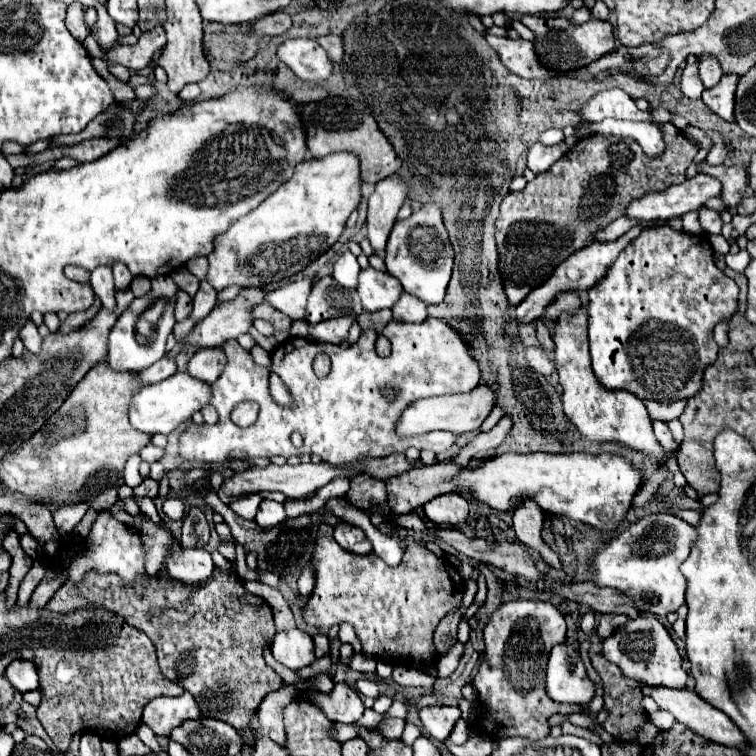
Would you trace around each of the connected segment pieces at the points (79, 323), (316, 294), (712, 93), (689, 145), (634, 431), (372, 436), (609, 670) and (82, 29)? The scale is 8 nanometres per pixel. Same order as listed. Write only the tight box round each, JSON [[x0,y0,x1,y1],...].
[[59,300,102,334],[306,276,362,324],[702,74,738,122],[496,124,698,306],[554,308,664,458],[178,318,480,464],[592,654,648,742],[66,2,88,42]]

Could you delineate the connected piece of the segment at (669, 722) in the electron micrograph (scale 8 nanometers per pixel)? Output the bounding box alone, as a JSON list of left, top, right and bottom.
[649,710,676,730]

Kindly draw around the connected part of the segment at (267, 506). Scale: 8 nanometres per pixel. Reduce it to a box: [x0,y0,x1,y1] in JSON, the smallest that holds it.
[256,500,286,528]

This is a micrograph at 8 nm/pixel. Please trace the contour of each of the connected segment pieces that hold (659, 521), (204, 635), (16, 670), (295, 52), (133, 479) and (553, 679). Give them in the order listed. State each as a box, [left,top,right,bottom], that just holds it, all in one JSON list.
[[586,514,694,616],[47,570,282,728],[6,660,38,692],[278,40,334,82],[123,455,143,488],[546,644,594,704]]

